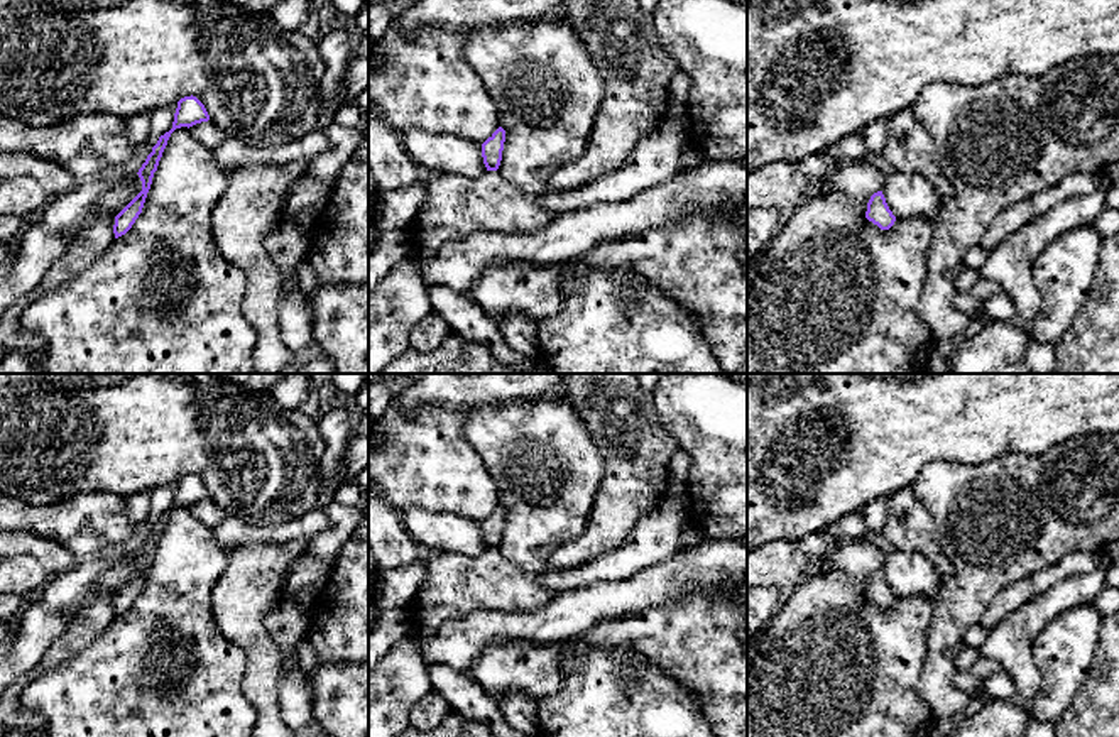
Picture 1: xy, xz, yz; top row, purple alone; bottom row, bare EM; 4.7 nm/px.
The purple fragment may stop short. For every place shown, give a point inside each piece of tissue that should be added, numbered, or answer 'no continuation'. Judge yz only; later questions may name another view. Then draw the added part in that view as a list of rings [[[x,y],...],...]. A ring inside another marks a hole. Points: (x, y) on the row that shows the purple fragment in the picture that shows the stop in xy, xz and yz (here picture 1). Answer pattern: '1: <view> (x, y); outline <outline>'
no continuation

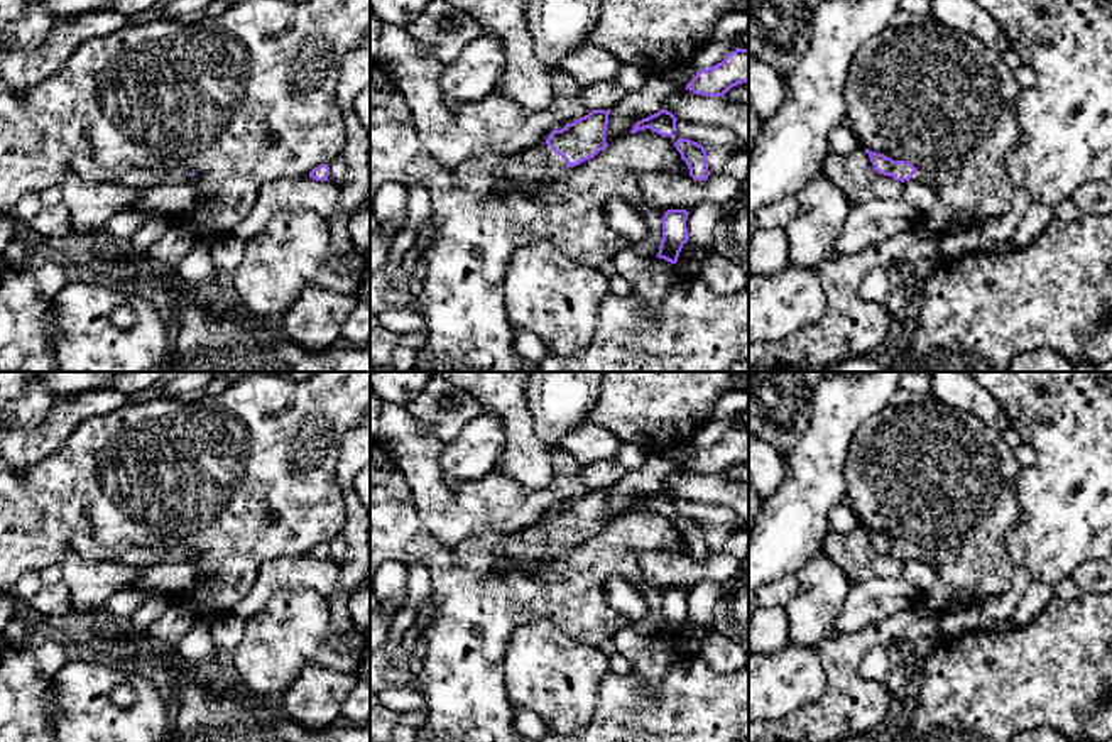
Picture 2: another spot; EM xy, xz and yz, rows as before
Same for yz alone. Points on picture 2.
1: yz (921, 176); outline [[[918,169],[918,171],[913,174],[911,179],[919,181],[919,183],[929,186],[929,188],[935,188],[935,177],[933,177],[931,174],[924,172],[924,171],[919,171],[919,169]]]

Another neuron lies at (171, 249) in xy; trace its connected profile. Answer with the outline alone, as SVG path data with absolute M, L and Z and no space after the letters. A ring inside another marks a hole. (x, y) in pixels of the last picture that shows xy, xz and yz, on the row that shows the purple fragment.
M184 223L169 225L162 237L147 248L144 259L159 269L176 274L179 264L188 257L194 242L194 232Z

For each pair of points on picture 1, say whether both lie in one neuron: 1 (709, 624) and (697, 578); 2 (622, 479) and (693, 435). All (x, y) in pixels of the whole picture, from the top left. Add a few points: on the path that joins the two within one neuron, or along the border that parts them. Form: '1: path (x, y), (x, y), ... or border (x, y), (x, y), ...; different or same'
1: border (663, 604), (695, 592), (707, 592), (729, 605); different
2: border (656, 409), (658, 420), (680, 447); different

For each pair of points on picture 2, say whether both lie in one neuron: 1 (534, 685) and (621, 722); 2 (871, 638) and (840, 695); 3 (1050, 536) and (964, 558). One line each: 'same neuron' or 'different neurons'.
1: different neurons
2: same neuron
3: different neurons

